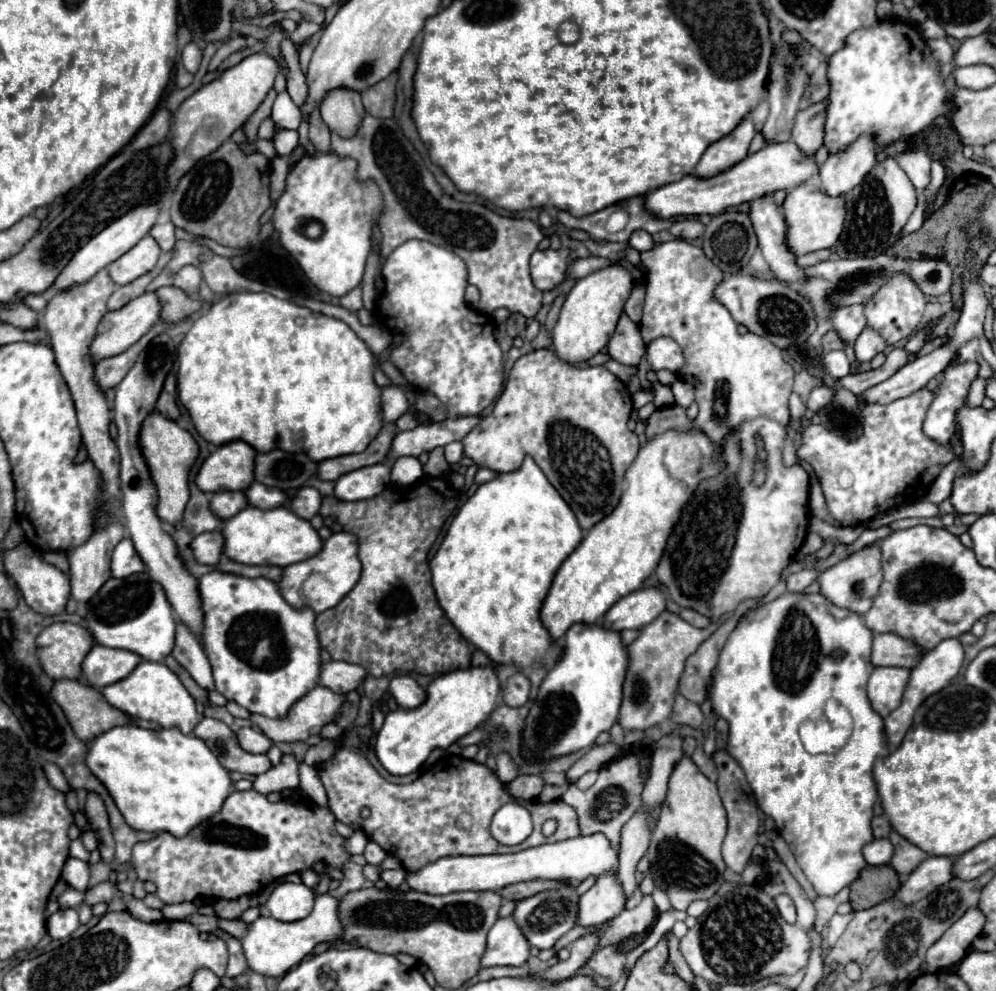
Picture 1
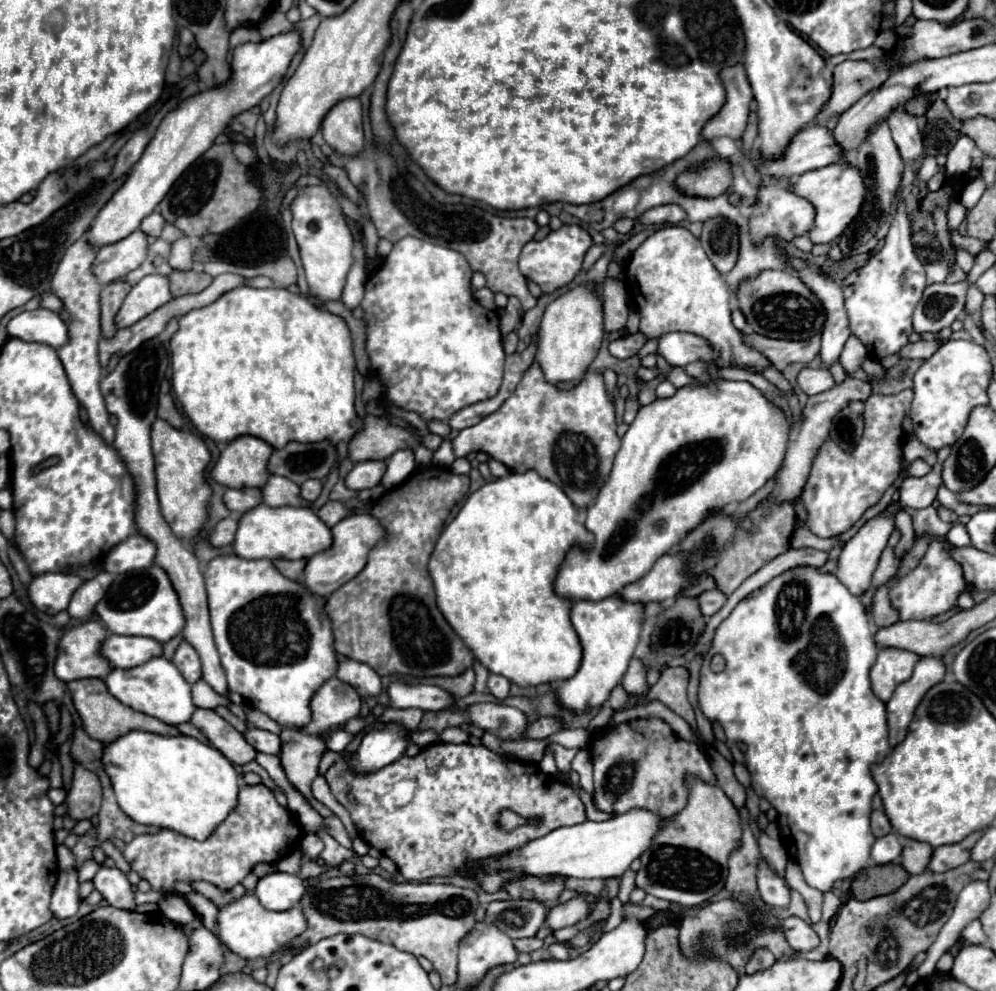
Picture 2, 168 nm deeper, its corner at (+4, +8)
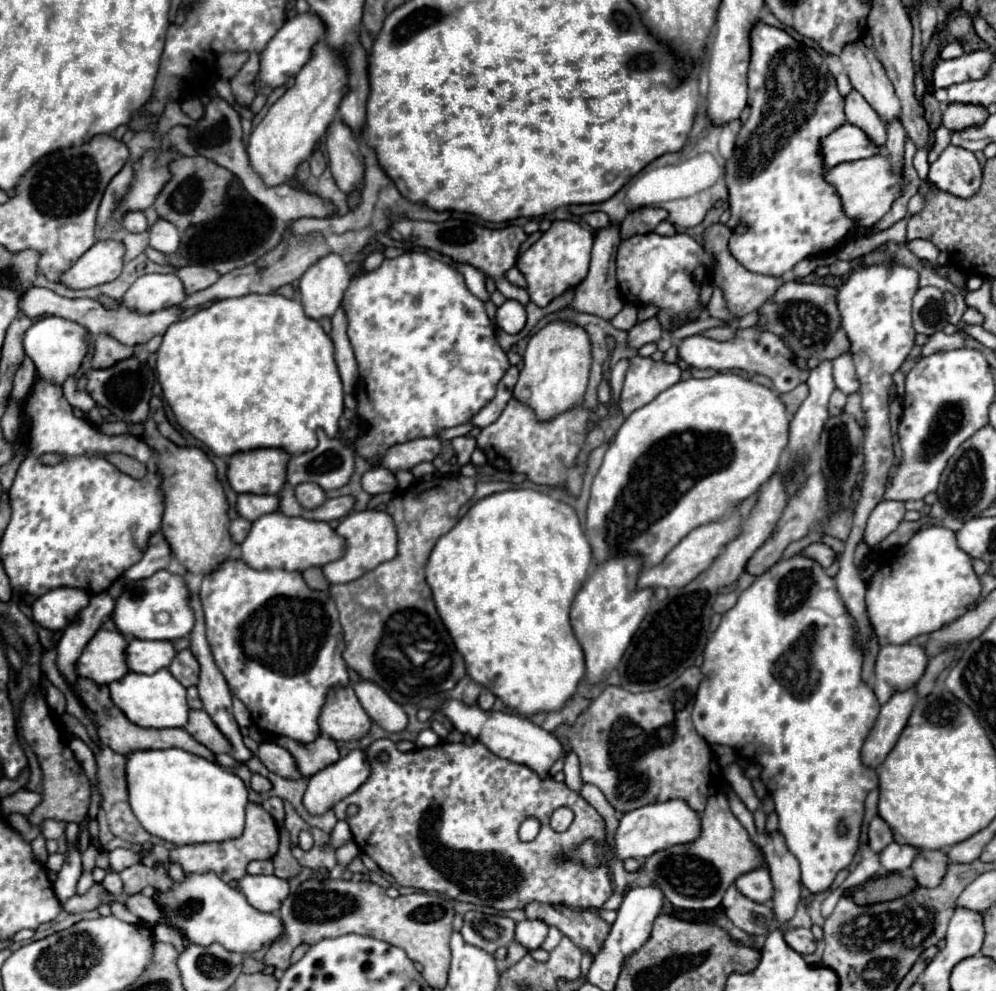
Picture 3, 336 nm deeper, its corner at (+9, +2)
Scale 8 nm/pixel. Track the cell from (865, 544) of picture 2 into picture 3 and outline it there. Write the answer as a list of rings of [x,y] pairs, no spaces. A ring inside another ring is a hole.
[[[879,501],[879,505],[873,509],[873,513],[867,519],[867,529],[863,535],[863,541],[869,547],[875,547],[881,543],[891,531],[897,529],[897,525],[903,521],[905,515],[905,503],[903,501]]]

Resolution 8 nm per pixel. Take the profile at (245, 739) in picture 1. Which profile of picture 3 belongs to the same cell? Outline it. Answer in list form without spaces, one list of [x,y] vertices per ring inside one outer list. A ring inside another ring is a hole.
[[[261,743],[259,751],[257,751],[257,757],[261,759],[261,763],[269,771],[273,771],[273,773],[277,773],[285,779],[303,779],[301,771],[297,769],[297,763],[295,763],[293,755],[287,749],[275,745],[275,743]]]

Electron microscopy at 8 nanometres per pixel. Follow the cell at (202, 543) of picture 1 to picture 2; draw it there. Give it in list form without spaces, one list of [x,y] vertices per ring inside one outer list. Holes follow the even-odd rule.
[[[226,517],[220,523],[216,523],[216,527],[208,535],[208,541],[210,541],[210,545],[214,549],[220,549],[220,547],[226,547],[226,545],[232,543],[234,533],[236,533],[236,519],[234,517]]]

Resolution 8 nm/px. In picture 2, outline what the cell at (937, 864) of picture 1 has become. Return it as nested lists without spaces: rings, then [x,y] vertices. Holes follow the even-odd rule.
[[[972,833],[970,837],[966,837],[960,843],[936,847],[932,853],[932,859],[928,863],[928,871],[944,873],[948,869],[954,869],[954,867],[960,867],[962,863],[966,863],[970,859],[970,849],[978,837],[980,837],[980,833]]]

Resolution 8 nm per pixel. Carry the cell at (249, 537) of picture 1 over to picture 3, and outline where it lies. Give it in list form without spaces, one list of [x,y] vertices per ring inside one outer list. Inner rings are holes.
[[[279,511],[269,513],[253,521],[247,539],[241,543],[241,559],[253,569],[283,569],[283,571],[307,571],[311,567],[323,567],[345,553],[345,539],[331,529],[325,521],[311,521],[303,517],[287,517]]]

